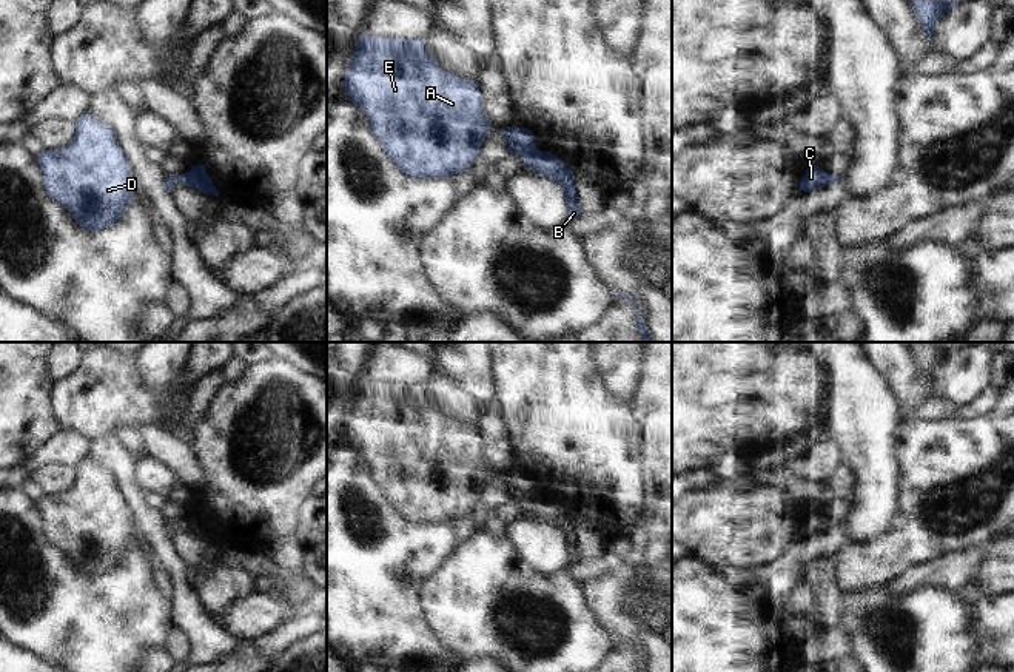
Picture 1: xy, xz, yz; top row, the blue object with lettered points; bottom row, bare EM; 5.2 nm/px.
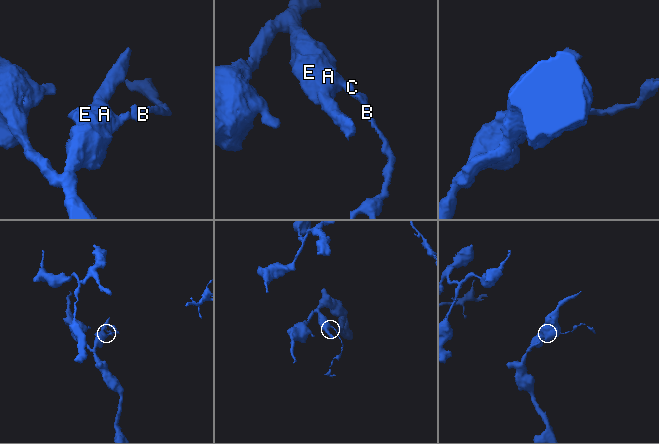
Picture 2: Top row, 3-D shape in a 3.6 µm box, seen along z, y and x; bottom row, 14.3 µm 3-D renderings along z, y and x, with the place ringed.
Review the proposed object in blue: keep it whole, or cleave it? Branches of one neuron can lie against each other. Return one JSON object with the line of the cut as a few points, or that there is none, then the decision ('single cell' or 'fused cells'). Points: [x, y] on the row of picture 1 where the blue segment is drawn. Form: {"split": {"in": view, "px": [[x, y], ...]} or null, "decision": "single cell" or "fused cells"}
{"split": {"in": "xz", "px": [[535, 148], [523, 156]]}, "decision": "fused cells"}

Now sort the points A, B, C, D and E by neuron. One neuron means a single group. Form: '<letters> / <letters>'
A C D E / B

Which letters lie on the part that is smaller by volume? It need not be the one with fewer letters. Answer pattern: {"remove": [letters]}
{"remove": ["B"]}

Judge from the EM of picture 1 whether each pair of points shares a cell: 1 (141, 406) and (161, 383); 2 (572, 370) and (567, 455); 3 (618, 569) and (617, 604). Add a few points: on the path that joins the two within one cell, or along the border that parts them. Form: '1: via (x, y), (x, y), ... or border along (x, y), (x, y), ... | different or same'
1: border along (137, 361), (141, 383), (161, 407), (161, 426) | different
2: via (564, 392), (564, 433) | same
3: via (618, 578), (618, 595) | same

